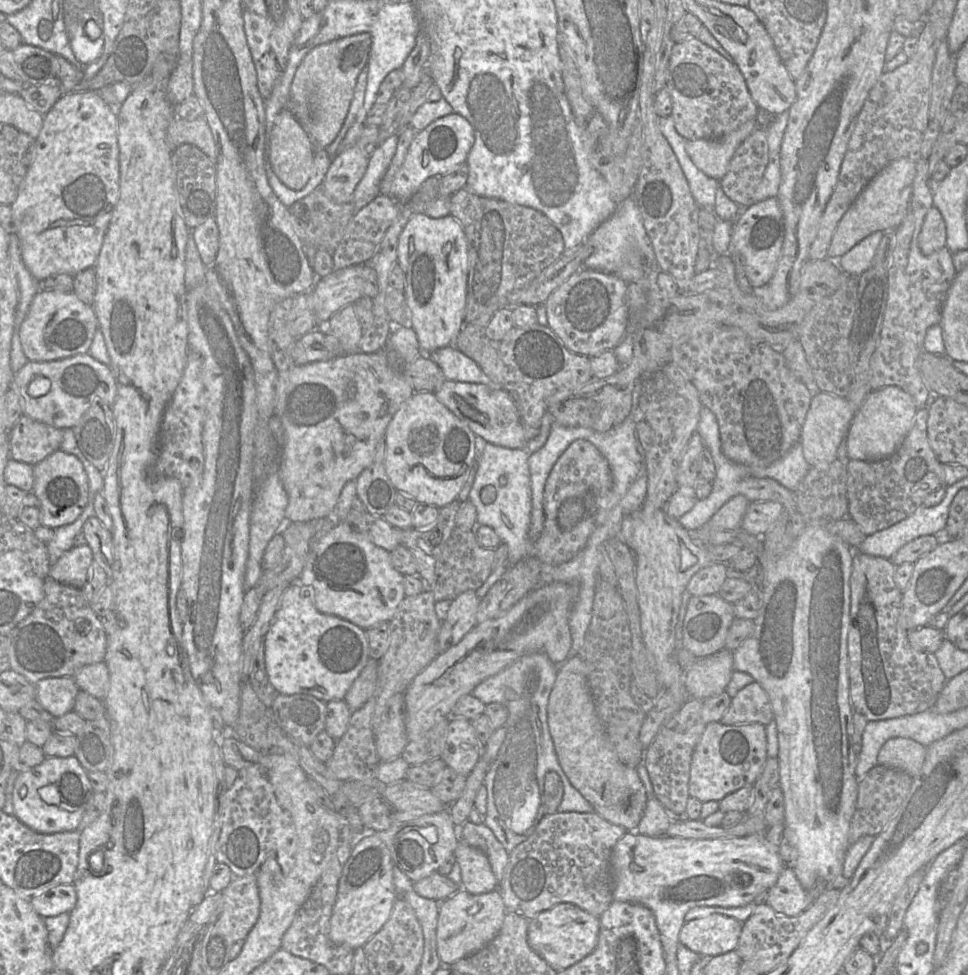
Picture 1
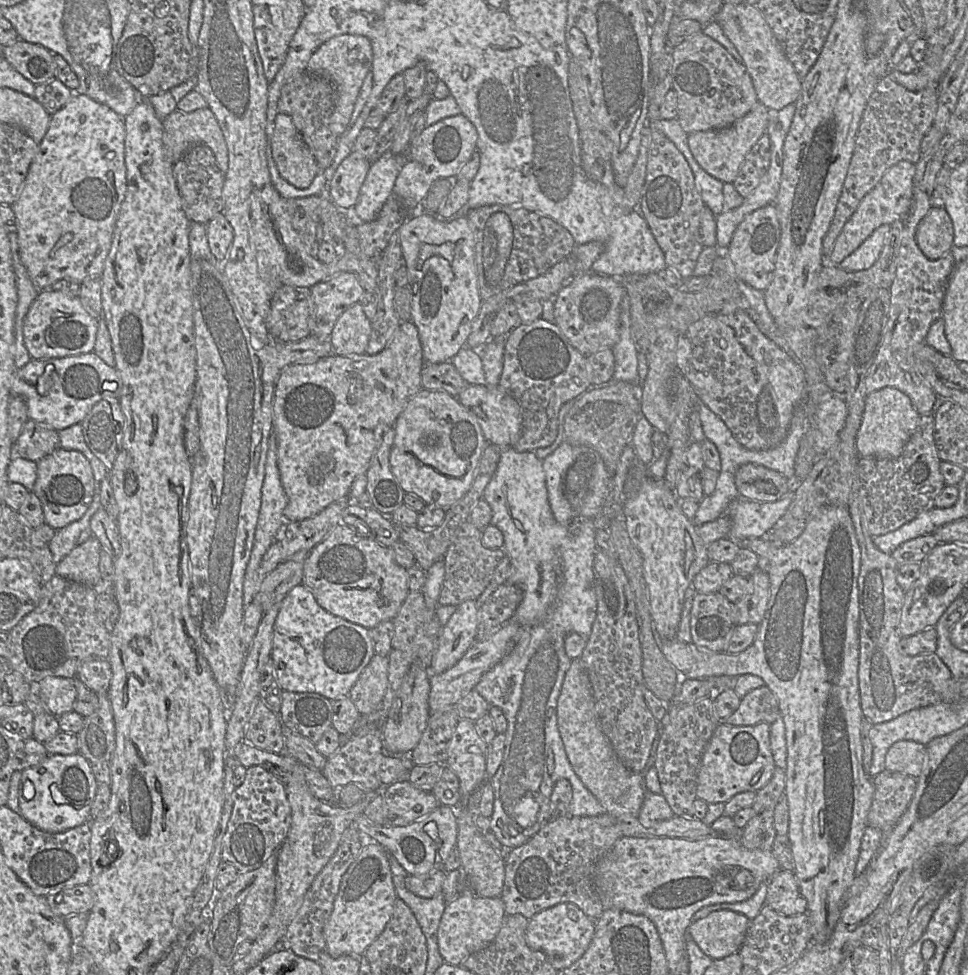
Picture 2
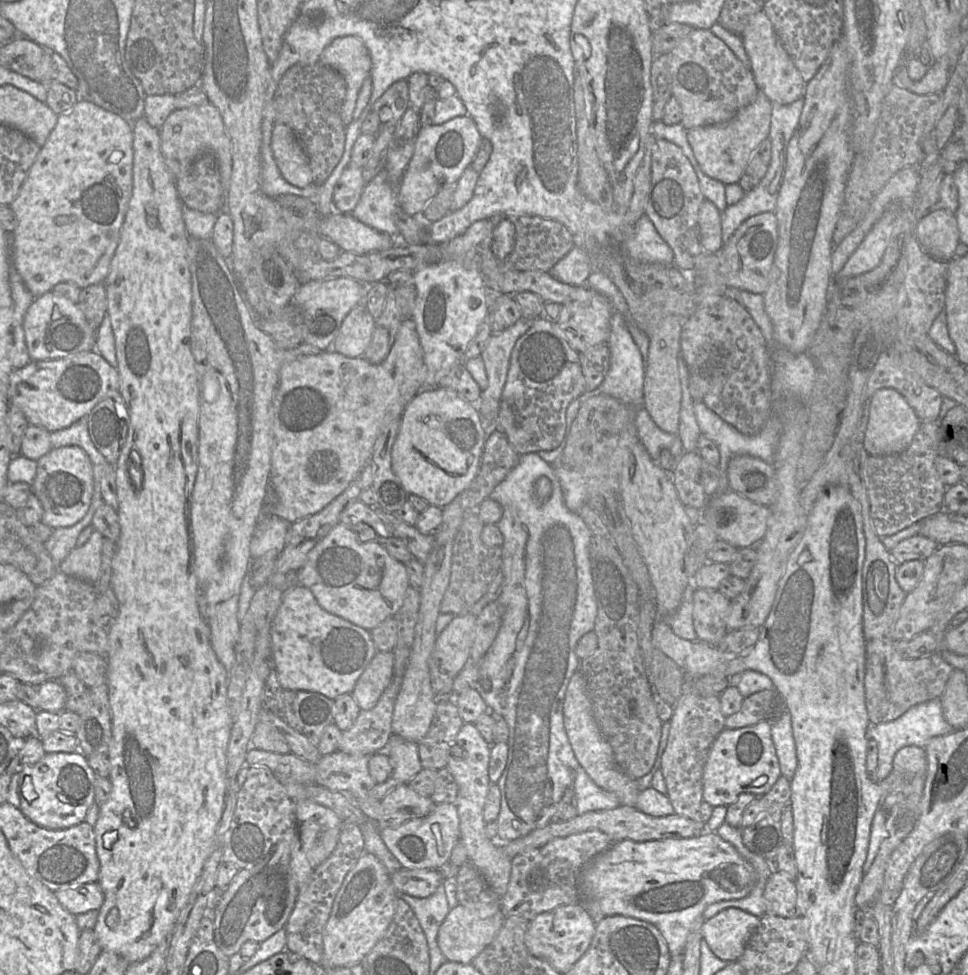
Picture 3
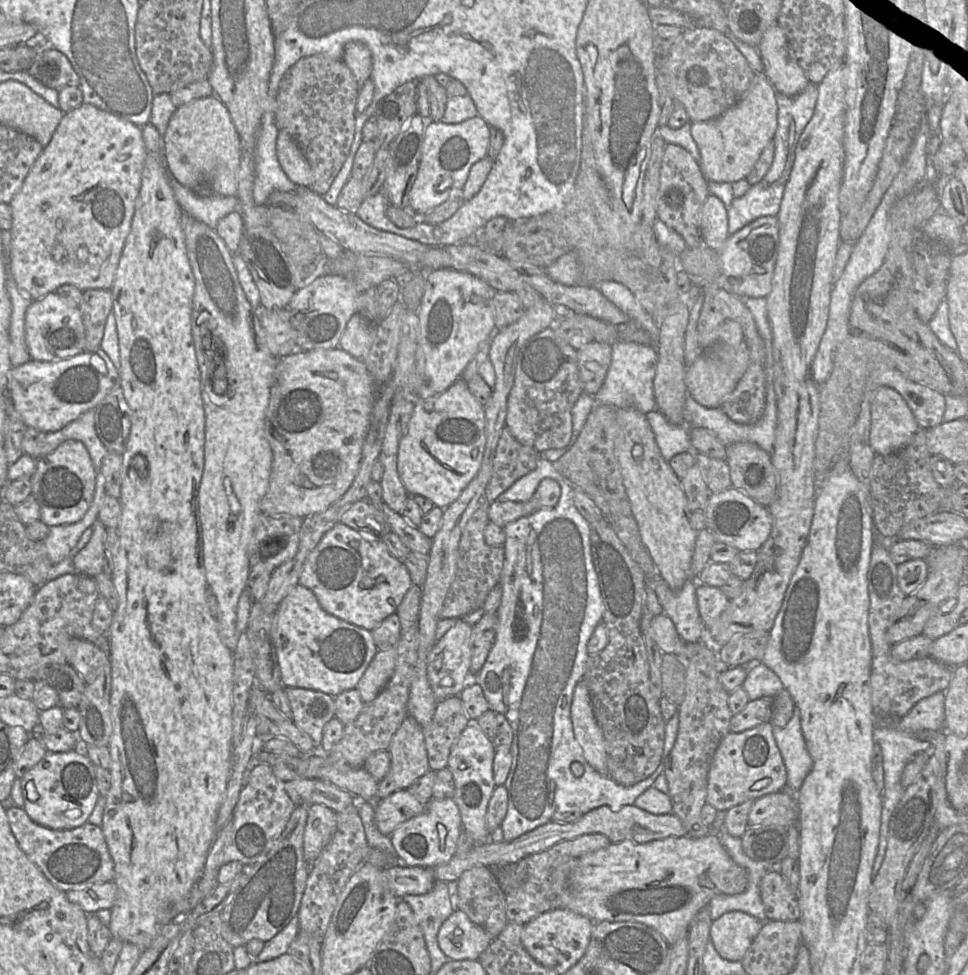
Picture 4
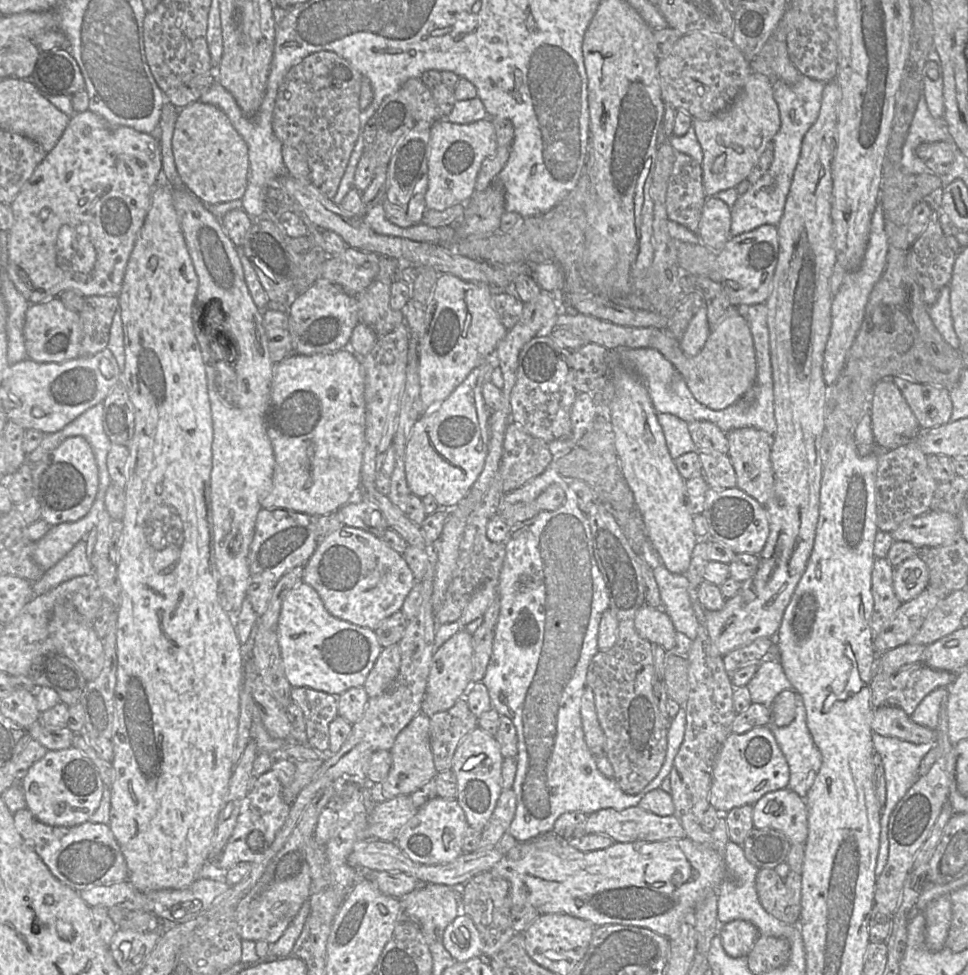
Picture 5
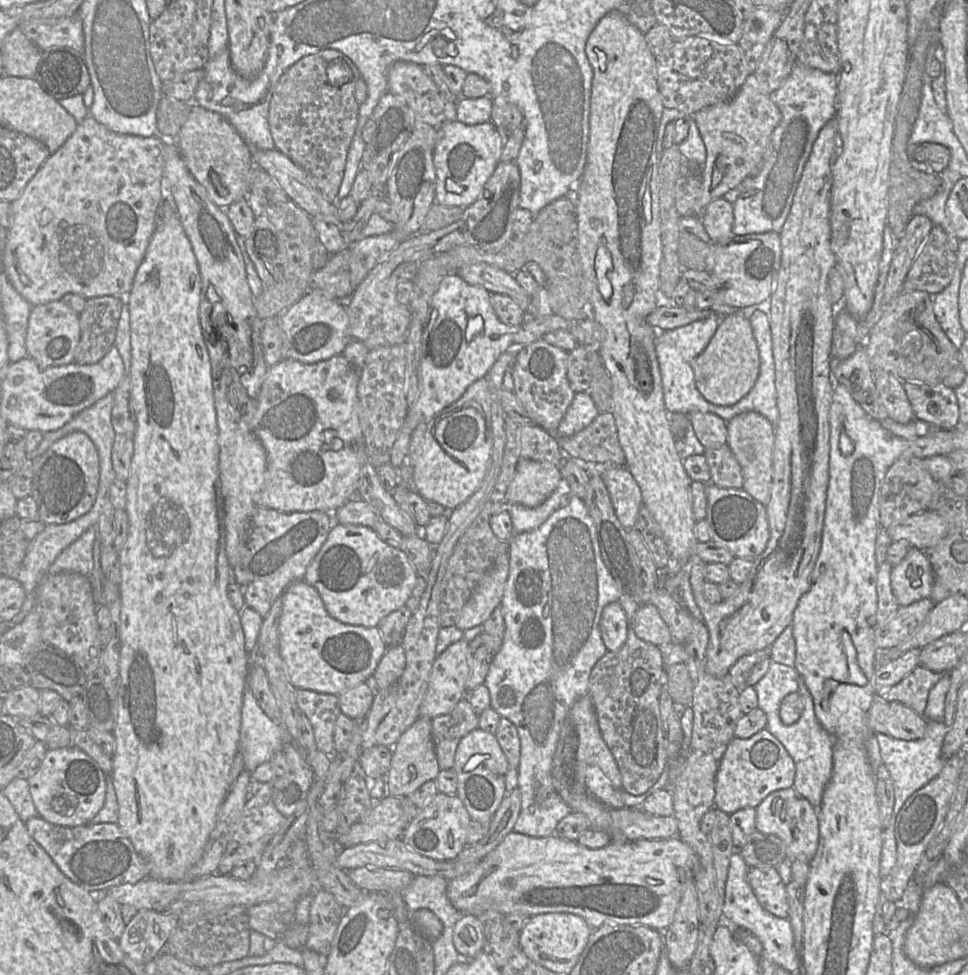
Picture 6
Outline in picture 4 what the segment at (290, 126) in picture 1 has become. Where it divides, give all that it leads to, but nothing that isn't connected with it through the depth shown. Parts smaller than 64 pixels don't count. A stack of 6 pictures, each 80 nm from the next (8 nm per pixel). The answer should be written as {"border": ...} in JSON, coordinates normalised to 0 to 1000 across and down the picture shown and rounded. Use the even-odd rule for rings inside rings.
{"border":[[[288,133],[286,161],[298,183],[308,192],[321,192],[323,178],[306,144],[295,134]]]}

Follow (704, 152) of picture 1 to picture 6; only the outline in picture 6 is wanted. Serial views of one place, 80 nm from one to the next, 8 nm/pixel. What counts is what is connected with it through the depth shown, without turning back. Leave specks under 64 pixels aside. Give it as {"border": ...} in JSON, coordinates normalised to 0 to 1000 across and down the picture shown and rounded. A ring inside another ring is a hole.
{"border":[[[775,76],[761,95],[751,104],[731,109],[718,116],[716,122],[729,152],[726,168],[726,198],[723,203],[724,219],[738,204],[760,193],[770,183],[778,179],[787,158],[796,145],[796,137],[808,118],[798,103],[798,95],[789,83]]]}

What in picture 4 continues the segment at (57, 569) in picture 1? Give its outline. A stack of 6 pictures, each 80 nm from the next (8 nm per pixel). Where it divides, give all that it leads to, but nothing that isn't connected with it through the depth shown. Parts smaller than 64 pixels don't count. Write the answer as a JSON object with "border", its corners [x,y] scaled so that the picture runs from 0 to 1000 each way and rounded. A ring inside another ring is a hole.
{"border":[[[99,533],[94,542],[92,556],[84,564],[77,565],[74,577],[79,588],[96,593],[107,584],[110,541]]]}

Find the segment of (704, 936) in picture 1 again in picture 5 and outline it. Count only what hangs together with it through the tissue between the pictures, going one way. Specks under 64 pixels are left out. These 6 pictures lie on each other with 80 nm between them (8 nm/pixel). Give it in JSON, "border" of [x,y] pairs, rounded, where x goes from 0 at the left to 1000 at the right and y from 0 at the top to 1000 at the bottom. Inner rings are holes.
{"border":[[[757,944],[744,948],[742,959],[749,976],[757,983],[772,981],[783,960],[783,953],[770,944]]]}

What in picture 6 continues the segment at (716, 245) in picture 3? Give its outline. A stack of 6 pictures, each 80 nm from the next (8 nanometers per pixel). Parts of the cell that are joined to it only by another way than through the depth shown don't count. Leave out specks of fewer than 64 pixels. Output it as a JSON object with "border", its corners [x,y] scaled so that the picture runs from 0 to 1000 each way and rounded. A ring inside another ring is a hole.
{"border":[[[748,203],[735,206],[723,223],[737,250],[745,249],[757,242],[757,209]]]}

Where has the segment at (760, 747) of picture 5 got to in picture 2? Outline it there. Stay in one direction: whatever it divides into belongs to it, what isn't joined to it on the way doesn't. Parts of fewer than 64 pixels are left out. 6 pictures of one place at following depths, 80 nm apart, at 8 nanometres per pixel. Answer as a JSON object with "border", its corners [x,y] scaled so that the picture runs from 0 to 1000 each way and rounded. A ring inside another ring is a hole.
{"border":[[[743,742],[725,775],[720,801],[720,818],[735,824],[750,824],[758,815],[782,812],[796,799],[802,787],[795,766],[795,744],[753,745]]]}

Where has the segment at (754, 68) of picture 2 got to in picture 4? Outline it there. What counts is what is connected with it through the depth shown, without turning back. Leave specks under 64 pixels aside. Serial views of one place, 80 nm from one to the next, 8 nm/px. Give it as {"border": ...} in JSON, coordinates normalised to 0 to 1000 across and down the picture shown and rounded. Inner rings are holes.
{"border":[[[802,24],[794,28],[782,48],[791,77],[802,95],[822,98],[837,86],[829,70],[816,57],[813,40]]]}

